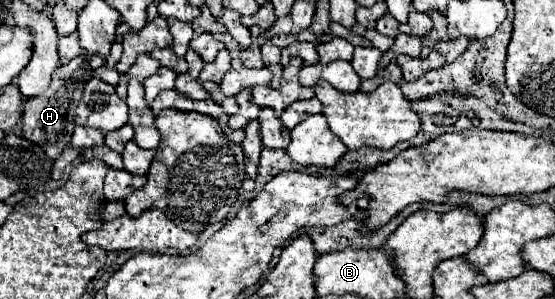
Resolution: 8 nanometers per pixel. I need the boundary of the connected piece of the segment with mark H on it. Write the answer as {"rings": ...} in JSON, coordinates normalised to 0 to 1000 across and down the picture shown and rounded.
{"rings":[[[146,181],[139,194],[132,194],[124,214],[106,221],[95,241],[95,268],[92,288],[85,294],[85,308],[77,321],[56,328],[41,348],[41,388],[38,388],[38,455],[45,468],[56,468],[59,482],[67,482],[74,502],[81,502],[81,515],[99,535],[117,488],[124,488],[128,448],[135,435],[135,361],[146,334],[150,294],[160,274],[153,261],[153,241],[175,234],[178,221],[186,221],[186,194],[182,187],[160,187],[160,181]]]}

